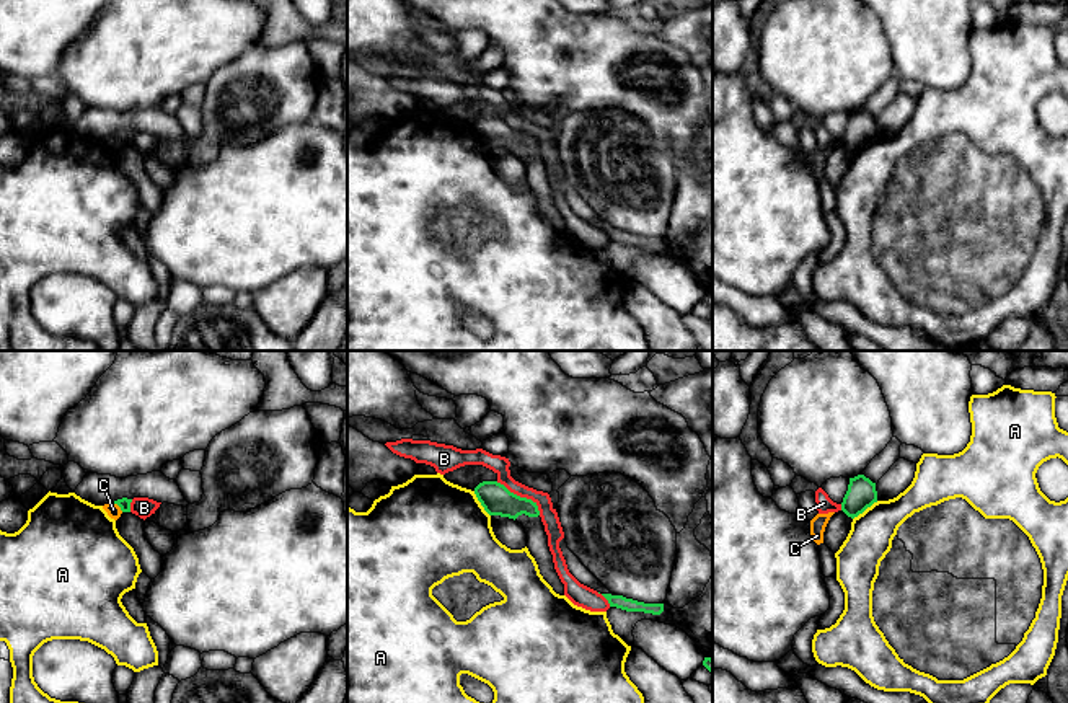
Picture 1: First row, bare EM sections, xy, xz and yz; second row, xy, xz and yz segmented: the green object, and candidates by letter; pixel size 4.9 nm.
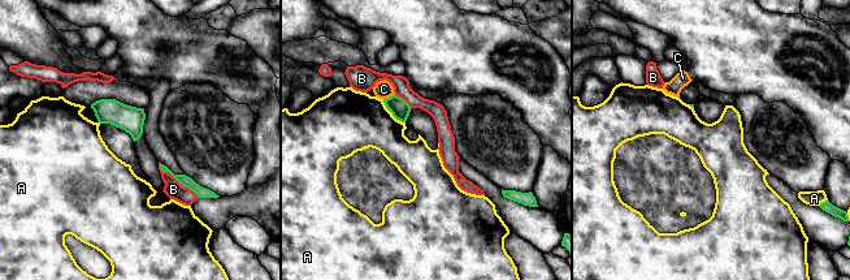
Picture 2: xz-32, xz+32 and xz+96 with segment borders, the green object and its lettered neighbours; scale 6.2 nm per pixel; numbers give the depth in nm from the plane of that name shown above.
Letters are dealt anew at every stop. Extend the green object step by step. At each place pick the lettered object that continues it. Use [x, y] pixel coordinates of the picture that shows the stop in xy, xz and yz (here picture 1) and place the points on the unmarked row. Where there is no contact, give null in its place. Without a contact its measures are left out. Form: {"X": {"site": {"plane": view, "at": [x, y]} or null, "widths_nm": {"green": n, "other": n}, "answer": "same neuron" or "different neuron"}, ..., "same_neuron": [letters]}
{"A": {"site": {"plane": "xz", "at": [481, 139]}, "widths_nm": {"green": 150, "other": 480}, "answer": "different neuron"}, "B": {"site": {"plane": "xz", "at": [519, 131]}, "widths_nm": {"green": 150, "other": 90}, "answer": "different neuron"}, "C": {"site": {"plane": "xy", "at": [118, 139]}, "widths_nm": {"green": 60, "other": 70}, "answer": "different neuron"}, "same_neuron": []}

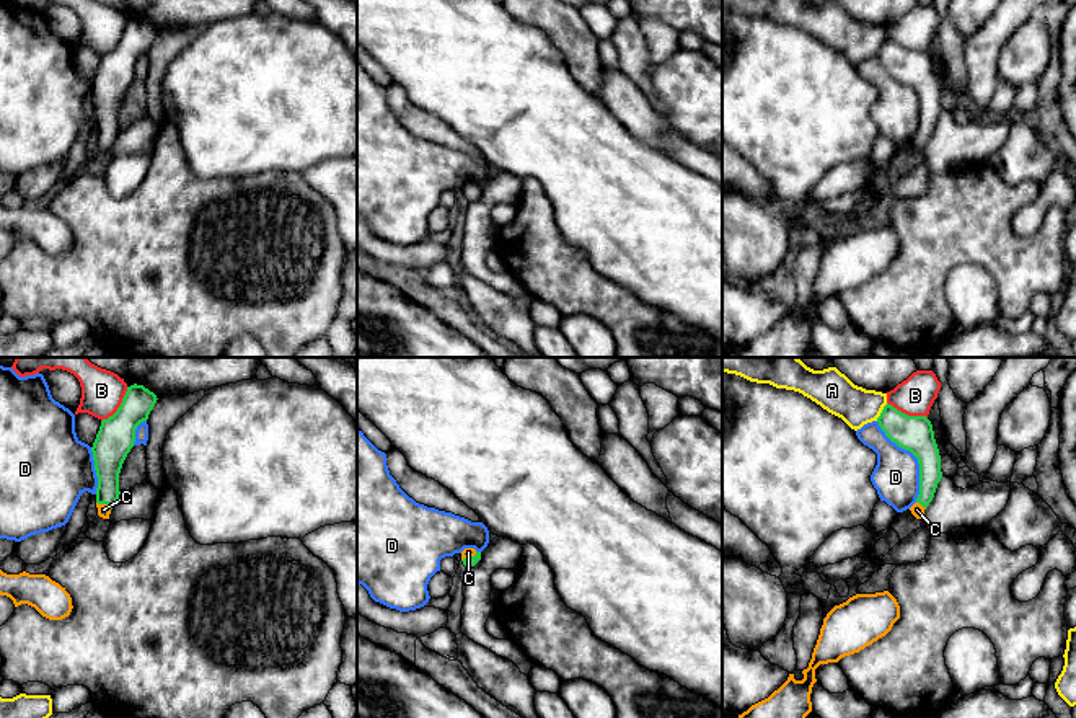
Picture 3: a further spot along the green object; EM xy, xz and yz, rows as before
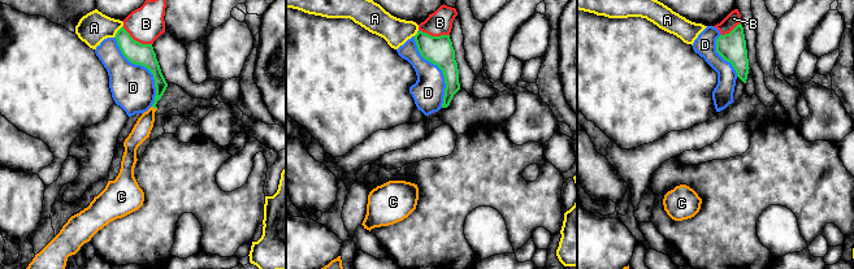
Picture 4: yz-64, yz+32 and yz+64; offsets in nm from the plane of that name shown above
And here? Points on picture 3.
{"A": {"site": {"plane": "yz", "at": [882, 46]}, "widths_nm": {"green": 180, "other": 190}, "answer": "different neuron"}, "B": {"site": {"plane": "yz", "at": [907, 49]}, "widths_nm": {"green": 180, "other": 190}, "answer": "different neuron"}, "C": {"site": {"plane": "xy", "at": [105, 137]}, "widths_nm": {"green": 160, "other": 60}, "answer": "same neuron"}, "D": {"site": {"plane": "yz", "at": [917, 92]}, "widths_nm": {"green": 180, "other": 220}, "answer": "different neuron"}, "same_neuron": ["C"]}

